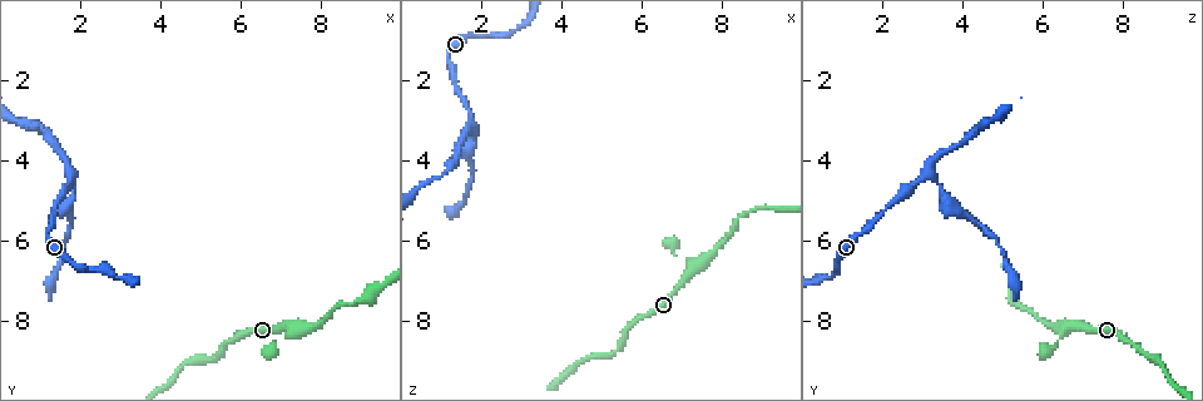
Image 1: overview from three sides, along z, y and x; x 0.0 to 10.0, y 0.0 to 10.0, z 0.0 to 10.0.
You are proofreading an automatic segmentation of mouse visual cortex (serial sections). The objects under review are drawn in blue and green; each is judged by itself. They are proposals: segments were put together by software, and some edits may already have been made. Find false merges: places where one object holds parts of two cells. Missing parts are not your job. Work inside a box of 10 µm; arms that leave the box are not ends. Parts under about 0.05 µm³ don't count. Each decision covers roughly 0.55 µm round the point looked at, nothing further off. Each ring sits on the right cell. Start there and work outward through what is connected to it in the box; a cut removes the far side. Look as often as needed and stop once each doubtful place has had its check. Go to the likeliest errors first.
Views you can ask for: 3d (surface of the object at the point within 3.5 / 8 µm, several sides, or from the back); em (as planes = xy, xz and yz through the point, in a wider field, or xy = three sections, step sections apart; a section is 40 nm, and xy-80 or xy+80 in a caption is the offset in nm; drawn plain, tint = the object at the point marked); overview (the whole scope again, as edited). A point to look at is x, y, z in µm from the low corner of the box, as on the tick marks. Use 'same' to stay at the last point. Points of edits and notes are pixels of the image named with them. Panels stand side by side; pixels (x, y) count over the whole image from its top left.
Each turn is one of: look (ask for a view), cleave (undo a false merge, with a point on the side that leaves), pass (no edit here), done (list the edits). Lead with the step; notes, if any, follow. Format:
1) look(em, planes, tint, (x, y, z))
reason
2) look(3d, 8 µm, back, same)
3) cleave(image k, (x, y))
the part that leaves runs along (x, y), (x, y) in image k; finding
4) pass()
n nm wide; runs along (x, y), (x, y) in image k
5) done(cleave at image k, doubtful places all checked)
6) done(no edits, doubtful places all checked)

look(3d, 3.5 µm, (7.45, 8.15, 6.60))
arms part here

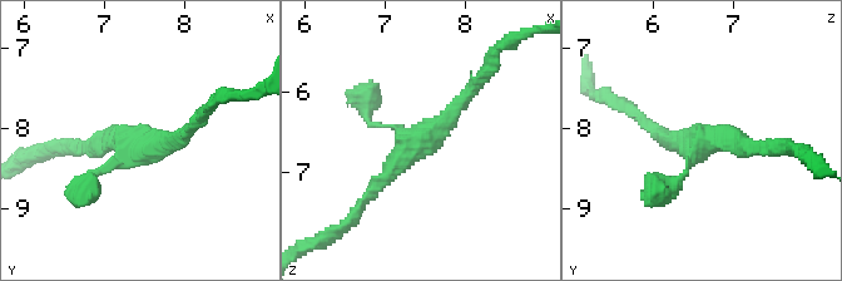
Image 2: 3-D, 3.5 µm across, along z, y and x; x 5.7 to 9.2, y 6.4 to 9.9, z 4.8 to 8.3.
look(em, xy, step 2, tint, (7.40, 8.20, 6.60))

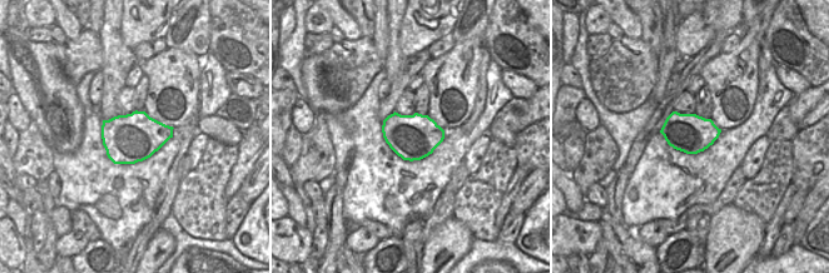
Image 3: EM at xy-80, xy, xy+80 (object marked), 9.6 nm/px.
pass()
runs along (360, 202), (475, 84) in image 2; continuous, no second cell

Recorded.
look(3d, 8 µm, (1.70, 4.50, 3.10))
abrupt turn

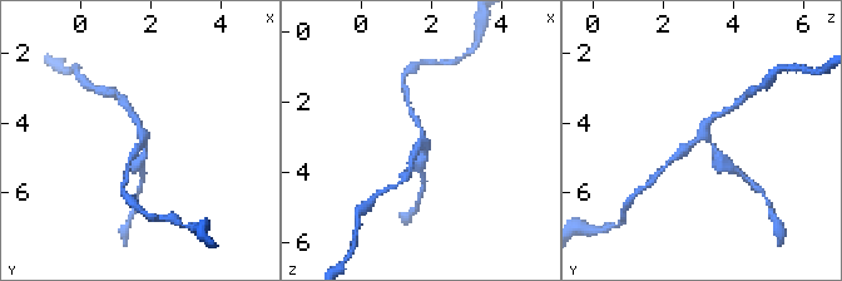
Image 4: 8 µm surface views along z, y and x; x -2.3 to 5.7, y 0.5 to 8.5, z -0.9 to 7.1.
look(3d, 3.5 µm, same)
closer look

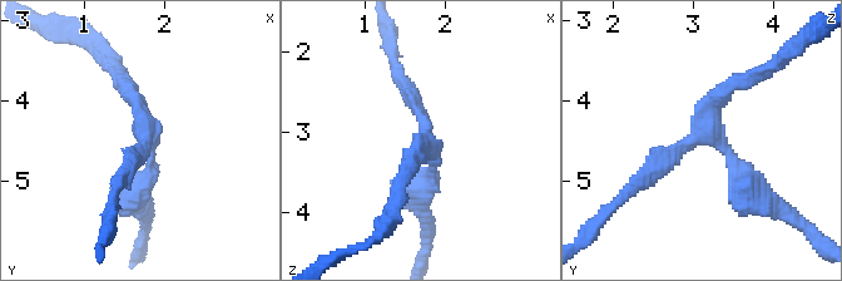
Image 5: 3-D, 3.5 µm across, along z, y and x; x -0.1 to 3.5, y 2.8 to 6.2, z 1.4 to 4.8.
look(em, xy, step 2, tint, (1.75, 4.40, 3.15))
3 arms; arms of 150, 200, 200 nm; shape alone is not enough

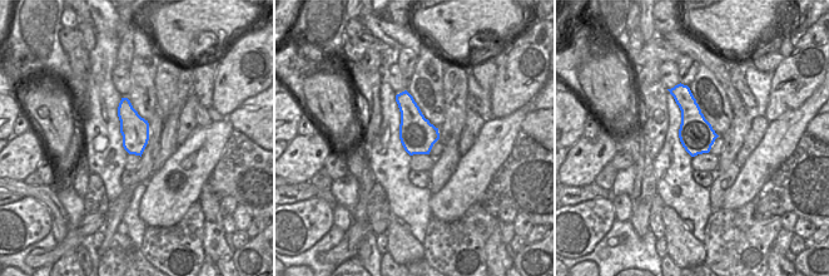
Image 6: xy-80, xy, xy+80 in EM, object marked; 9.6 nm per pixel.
pass()
runs along (401, 82), (432, 156), (417, 195) in image 5; continuous, no second cell

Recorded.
look(3d, 3.5 µm, (8.10, 8.10, 5.95))
sudden change in width

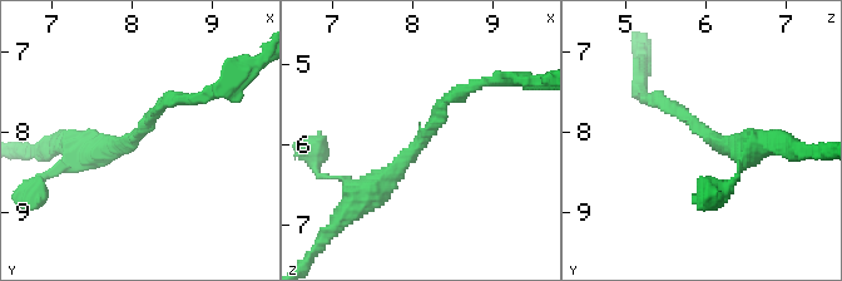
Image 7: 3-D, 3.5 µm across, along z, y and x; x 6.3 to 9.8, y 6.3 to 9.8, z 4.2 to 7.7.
look(em, xy, step 3, plain, (8.00, 8.05, 6.00))
arms of 150, 350 nm

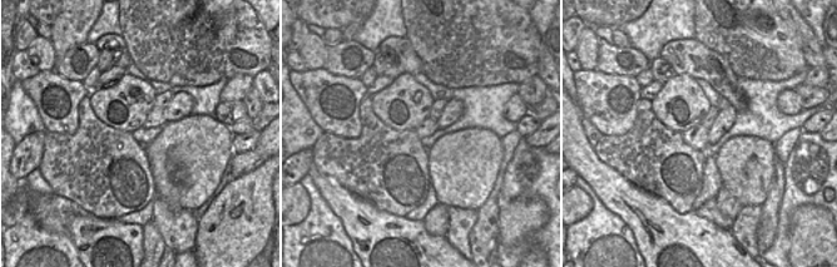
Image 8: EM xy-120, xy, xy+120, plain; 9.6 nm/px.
look(em, xy, step 3, tint, same)
where the object lies

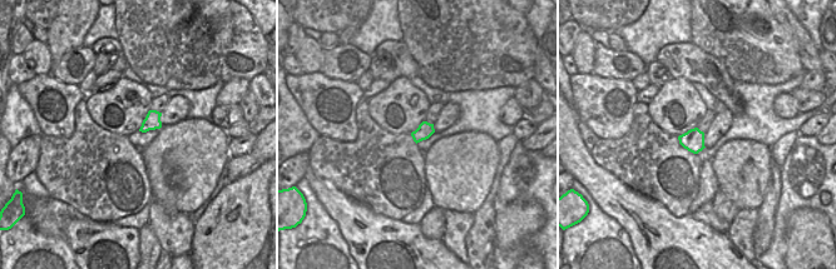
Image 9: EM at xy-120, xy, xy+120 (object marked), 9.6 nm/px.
pass()
runs along (358, 201), (462, 90) in image 7; continuous, no second cell

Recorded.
done(no edits, doubtful places all checked)

